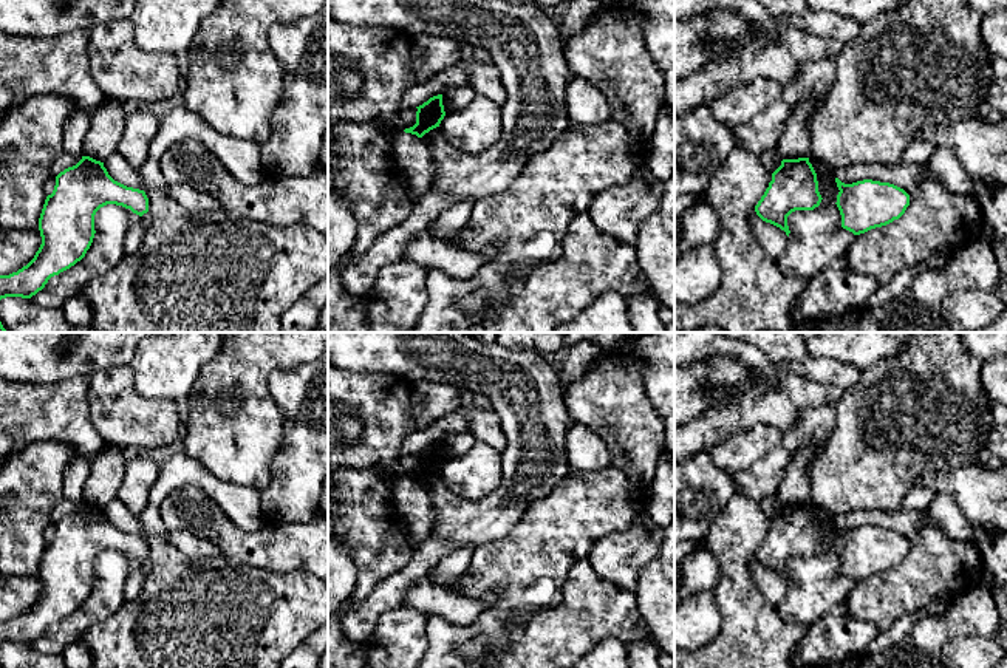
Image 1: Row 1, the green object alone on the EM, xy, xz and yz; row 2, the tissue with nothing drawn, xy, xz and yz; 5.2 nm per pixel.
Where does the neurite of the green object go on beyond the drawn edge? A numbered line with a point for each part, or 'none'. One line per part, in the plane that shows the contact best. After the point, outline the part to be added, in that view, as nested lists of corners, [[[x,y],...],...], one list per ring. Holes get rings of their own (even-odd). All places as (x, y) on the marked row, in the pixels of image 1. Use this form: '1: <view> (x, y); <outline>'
none

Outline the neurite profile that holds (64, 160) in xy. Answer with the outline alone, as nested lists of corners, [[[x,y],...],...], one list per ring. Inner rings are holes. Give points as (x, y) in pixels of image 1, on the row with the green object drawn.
[[[60,153],[51,164],[51,176],[56,178],[65,169],[76,165],[82,156],[82,153]]]

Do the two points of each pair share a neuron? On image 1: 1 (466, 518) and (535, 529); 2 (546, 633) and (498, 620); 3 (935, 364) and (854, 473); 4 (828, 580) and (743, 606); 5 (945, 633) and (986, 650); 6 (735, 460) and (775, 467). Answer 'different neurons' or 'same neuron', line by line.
1: different neurons
2: different neurons
3: same neuron
4: different neurons
5: different neurons
6: different neurons

